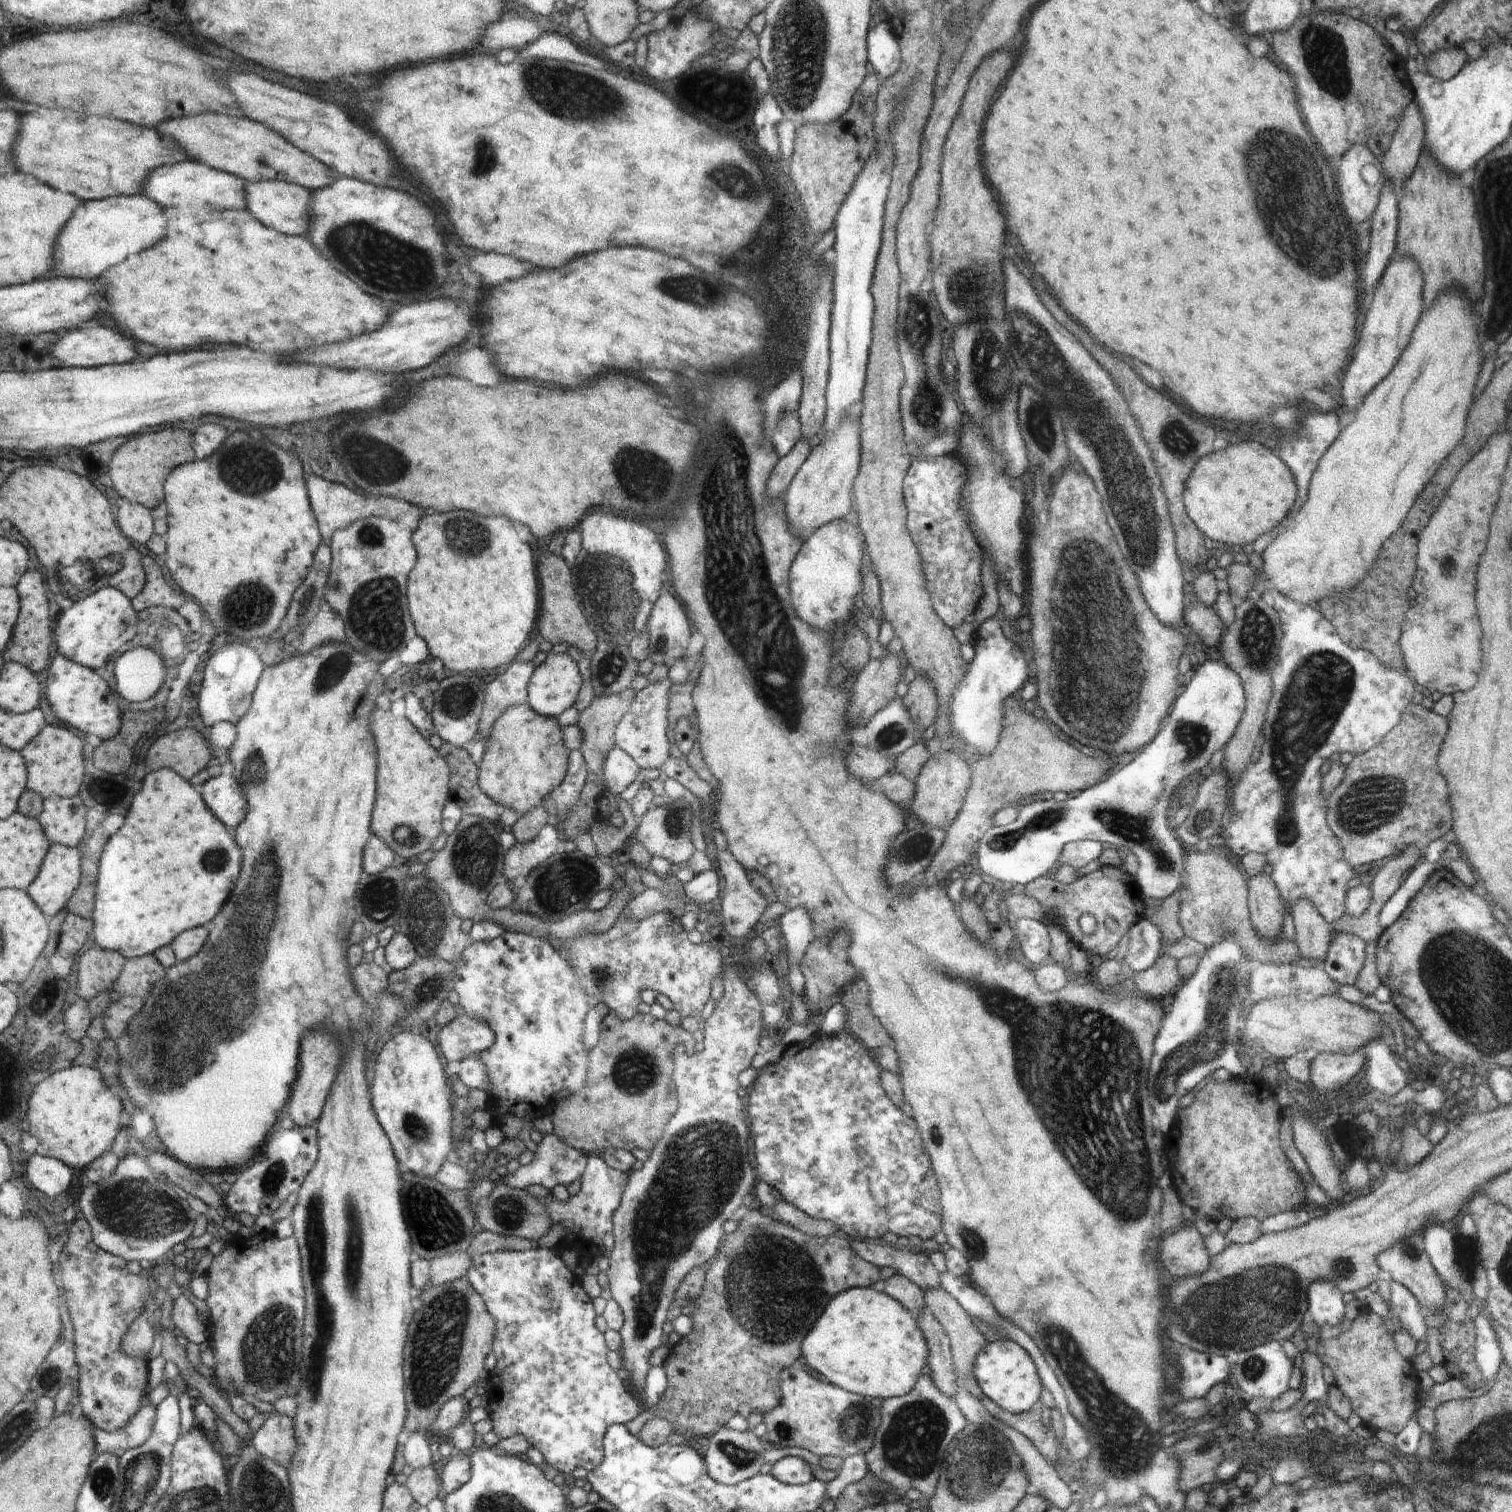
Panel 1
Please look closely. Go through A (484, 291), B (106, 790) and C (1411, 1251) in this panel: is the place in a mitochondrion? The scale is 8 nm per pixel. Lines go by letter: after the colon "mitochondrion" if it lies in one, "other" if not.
A: other
B: mitochondrion
C: mitochondrion

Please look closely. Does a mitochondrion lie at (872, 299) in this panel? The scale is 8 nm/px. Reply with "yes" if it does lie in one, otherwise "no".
no

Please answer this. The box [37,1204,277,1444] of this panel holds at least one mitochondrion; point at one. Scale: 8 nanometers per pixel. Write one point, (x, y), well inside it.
(50, 1377)

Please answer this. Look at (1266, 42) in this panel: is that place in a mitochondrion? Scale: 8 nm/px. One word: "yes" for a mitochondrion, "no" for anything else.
no

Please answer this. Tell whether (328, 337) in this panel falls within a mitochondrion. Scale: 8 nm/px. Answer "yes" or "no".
no

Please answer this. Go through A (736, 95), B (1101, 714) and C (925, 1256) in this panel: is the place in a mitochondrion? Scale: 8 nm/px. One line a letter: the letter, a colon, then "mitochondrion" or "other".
A: other
B: mitochondrion
C: other

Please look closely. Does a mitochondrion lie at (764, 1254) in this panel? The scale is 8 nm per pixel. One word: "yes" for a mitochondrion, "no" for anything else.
yes

